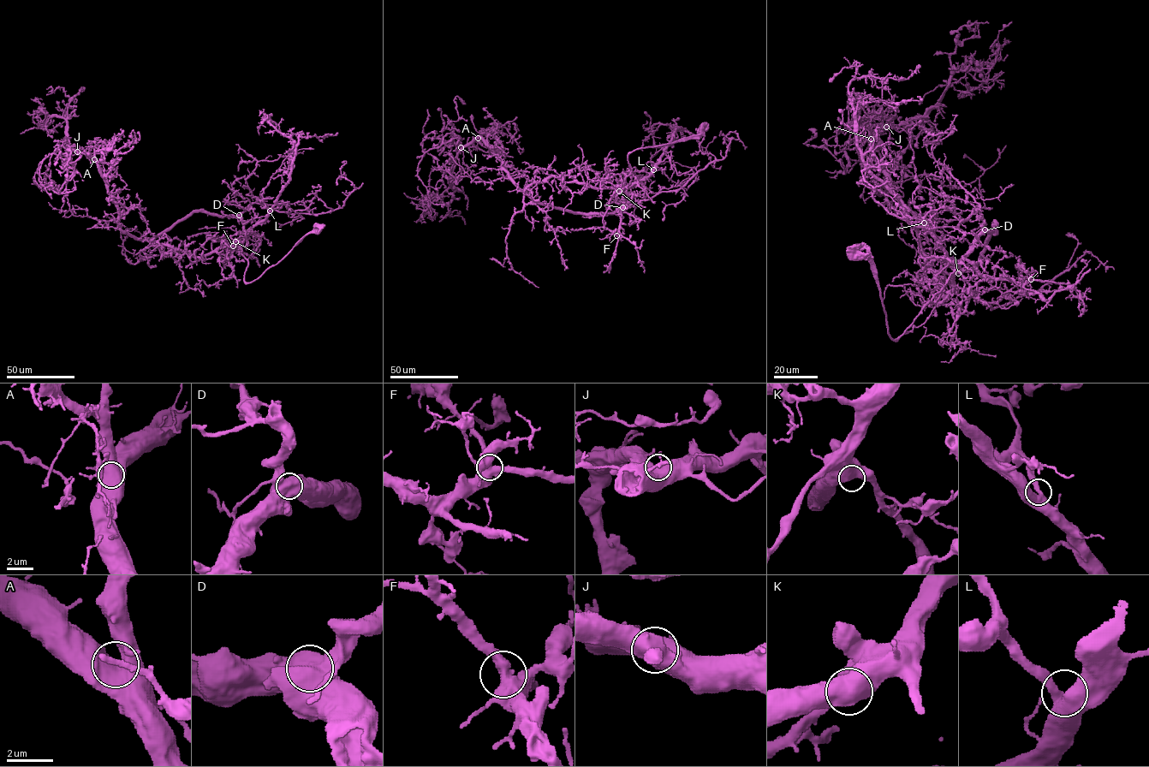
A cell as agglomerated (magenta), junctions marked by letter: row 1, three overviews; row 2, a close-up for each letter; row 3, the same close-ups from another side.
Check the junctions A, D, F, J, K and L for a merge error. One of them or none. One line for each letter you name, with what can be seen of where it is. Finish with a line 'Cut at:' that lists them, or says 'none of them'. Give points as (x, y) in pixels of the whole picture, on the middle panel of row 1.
Cut at: none of them

